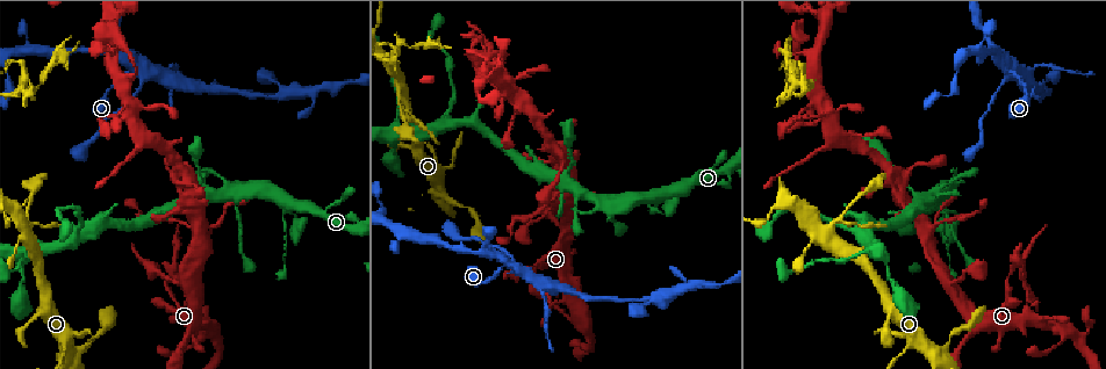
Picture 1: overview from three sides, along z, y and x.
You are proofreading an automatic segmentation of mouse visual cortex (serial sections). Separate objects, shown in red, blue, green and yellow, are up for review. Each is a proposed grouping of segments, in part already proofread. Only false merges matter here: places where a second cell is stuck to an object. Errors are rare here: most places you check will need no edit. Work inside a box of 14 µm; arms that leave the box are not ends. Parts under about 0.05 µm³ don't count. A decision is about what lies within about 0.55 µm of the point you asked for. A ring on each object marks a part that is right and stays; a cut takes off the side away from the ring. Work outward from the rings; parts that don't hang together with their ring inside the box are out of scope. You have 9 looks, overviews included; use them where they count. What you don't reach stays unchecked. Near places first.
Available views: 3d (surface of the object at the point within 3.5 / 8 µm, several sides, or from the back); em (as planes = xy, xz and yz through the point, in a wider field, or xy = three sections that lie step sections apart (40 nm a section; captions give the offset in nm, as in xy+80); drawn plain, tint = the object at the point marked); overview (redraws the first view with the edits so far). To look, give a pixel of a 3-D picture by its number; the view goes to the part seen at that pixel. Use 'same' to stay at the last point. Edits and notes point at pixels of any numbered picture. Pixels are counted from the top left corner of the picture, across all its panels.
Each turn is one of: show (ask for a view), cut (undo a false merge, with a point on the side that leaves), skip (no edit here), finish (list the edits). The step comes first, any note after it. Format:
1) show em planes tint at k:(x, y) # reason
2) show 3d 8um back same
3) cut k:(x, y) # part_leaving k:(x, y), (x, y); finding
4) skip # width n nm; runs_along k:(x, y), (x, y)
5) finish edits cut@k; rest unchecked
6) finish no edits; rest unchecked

show 3d 3.5um at 1:(64, 349)

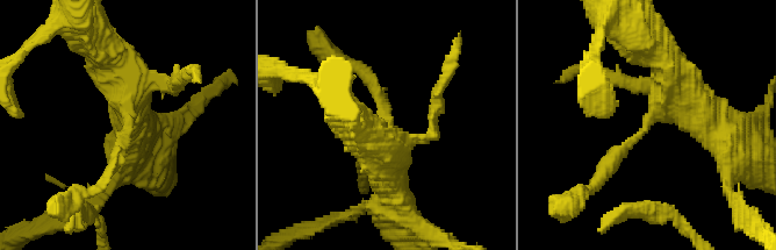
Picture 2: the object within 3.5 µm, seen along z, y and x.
show em planes tint at 2:(645, 122) # arm_widths 150, 500 nm; need the tissue

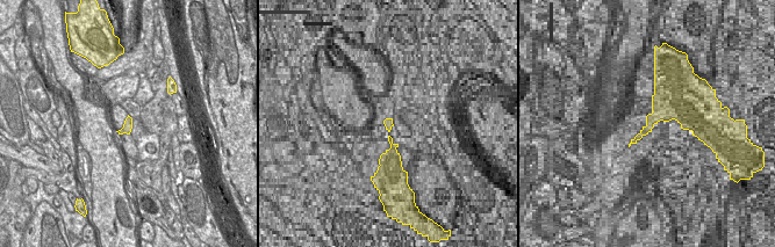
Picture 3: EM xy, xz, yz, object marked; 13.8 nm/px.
show em xy step 2 tint same # another direction

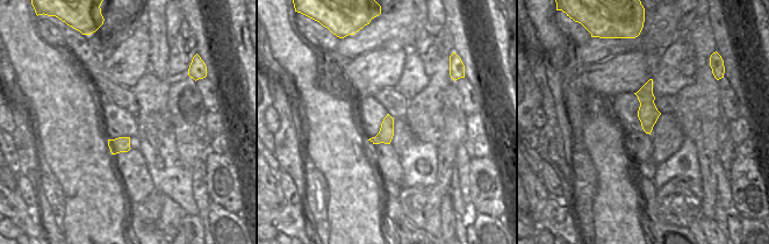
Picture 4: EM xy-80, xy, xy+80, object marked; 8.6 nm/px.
skip # runs_along 2:(655, 51), (676, 87), (596, 180); continuous, no second cell

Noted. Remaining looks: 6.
show 3d 3.5um at 1:(238, 192) # thin arm on a thick one

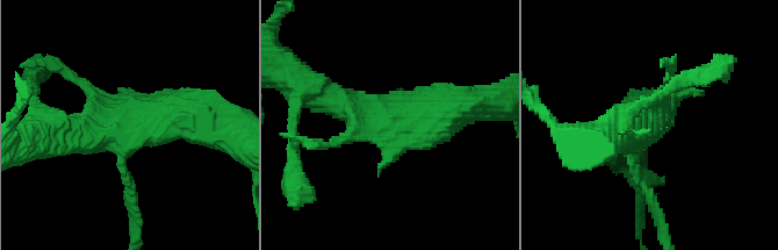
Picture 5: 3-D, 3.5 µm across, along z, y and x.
show em xy step 5 tint at 5:(126, 128) # now the EM

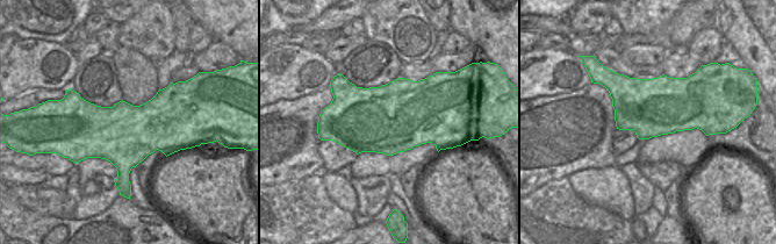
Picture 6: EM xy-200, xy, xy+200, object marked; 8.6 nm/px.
show em planes tint same

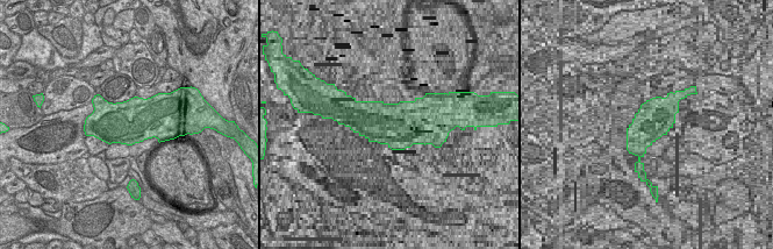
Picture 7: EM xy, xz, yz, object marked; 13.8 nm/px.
skip # runs_along 5:(462, 105), (376, 119), (316, 92); one cell here

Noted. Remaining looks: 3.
show 3d 3.5um at 1:(176, 220) # a narrow waist

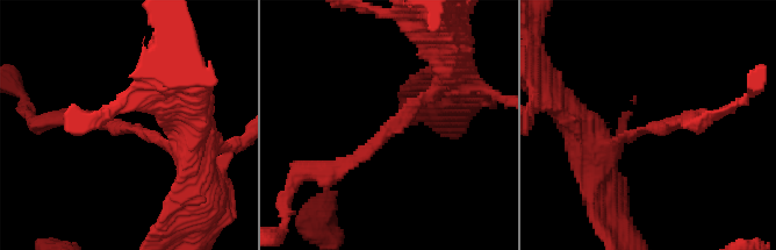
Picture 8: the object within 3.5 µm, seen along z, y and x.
skip # arm_widths 150, 200 nm; one cell here

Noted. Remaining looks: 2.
show 3d 3.5um back at 1:(504, 262) # sharp bend

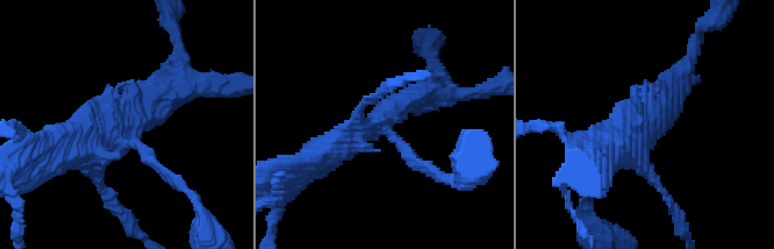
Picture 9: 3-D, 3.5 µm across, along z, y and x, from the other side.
show em xy step 2 tint at 9:(640, 138)

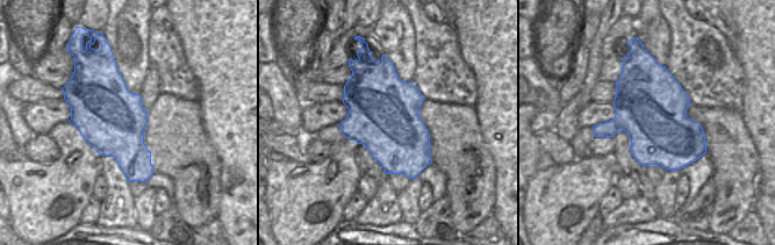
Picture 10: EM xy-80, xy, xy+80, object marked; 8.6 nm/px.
skip # continuous, no second cell

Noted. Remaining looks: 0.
finish no edits; rest unchecked

